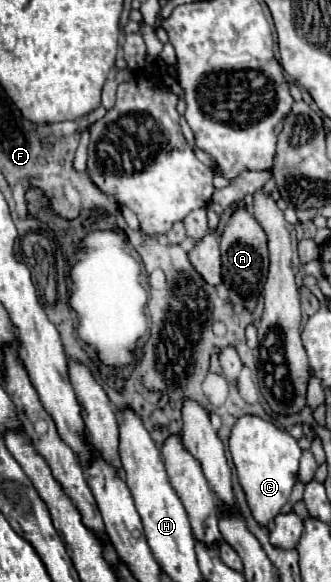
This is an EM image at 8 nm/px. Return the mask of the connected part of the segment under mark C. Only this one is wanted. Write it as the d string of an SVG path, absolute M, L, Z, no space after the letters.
M242 416L230 434L230 454L236 466L238 482L246 494L246 502L260 526L270 526L280 508L290 500L290 492L298 480L298 460L302 450L290 432L276 428L258 416Z

